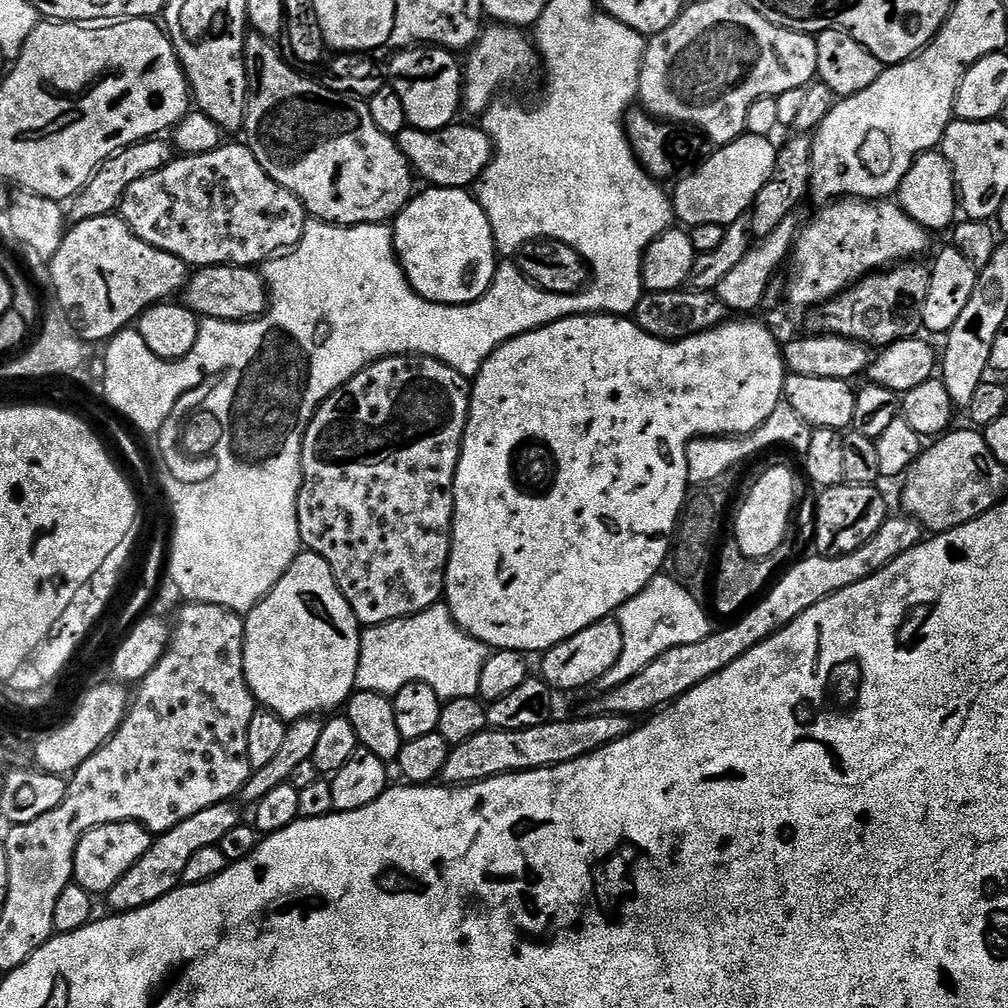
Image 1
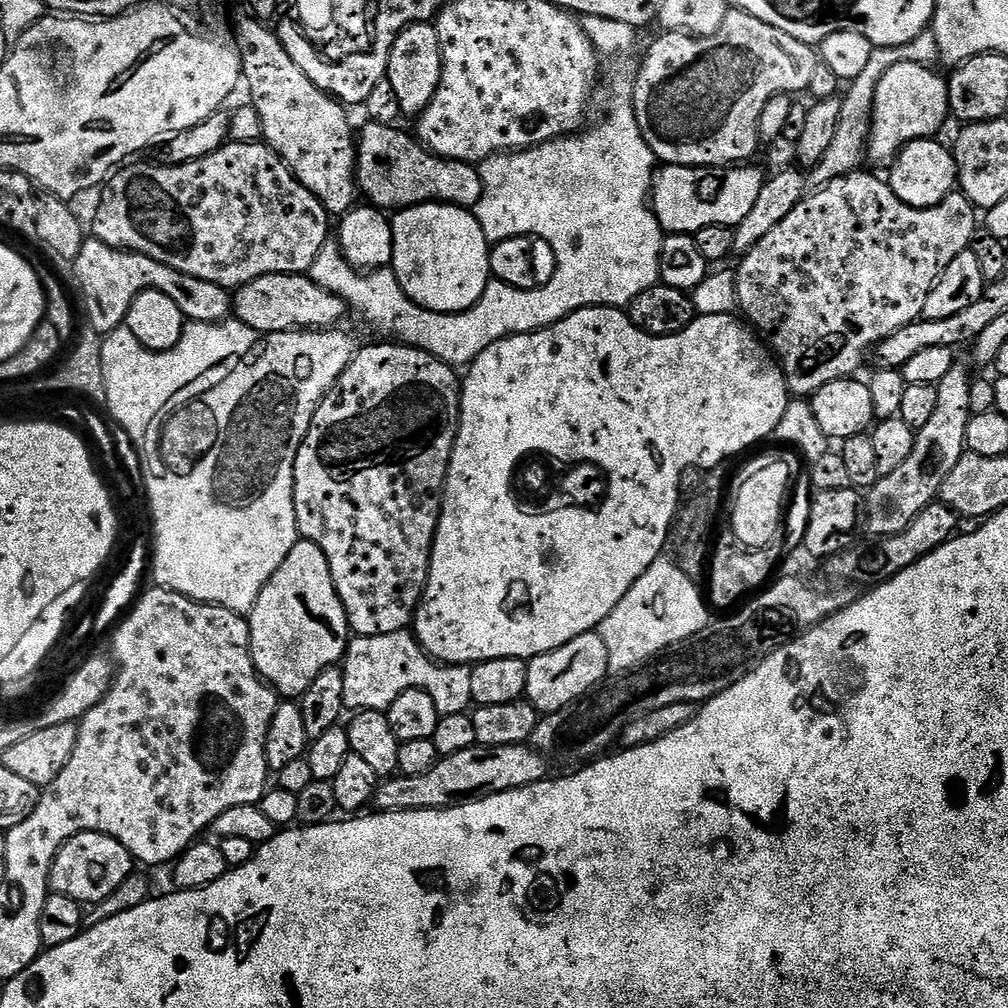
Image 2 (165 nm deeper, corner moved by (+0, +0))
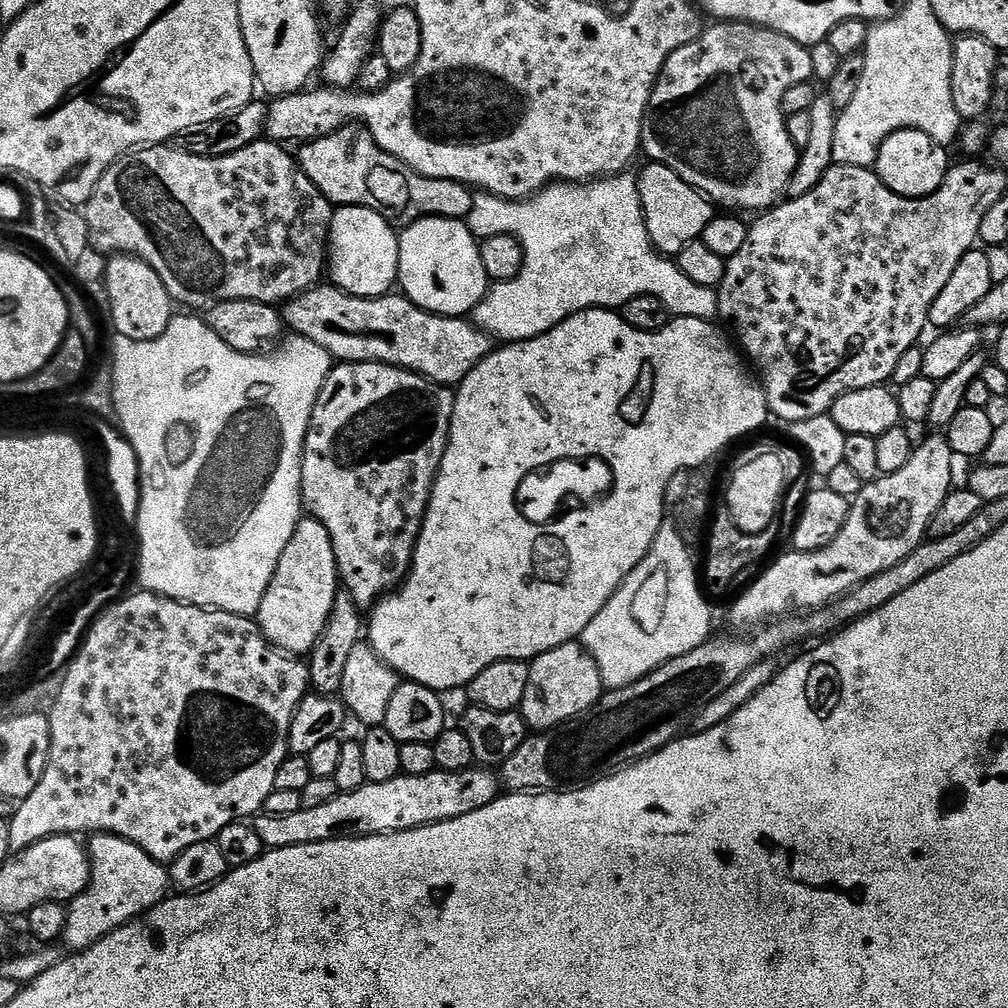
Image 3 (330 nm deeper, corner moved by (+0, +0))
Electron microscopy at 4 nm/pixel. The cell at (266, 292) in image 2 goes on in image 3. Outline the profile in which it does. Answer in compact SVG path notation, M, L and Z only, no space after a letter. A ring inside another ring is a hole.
M328 282L309 288L301 296L287 301L282 308L282 319L295 335L322 346L322 350L332 355L333 361L349 364L389 364L395 368L404 368L408 372L417 372L433 384L445 386L459 386L470 374L470 370L474 370L478 362L485 360L494 351L492 337L476 327L471 319L436 316L425 308L419 308L403 294L376 296L372 300L352 296Z

